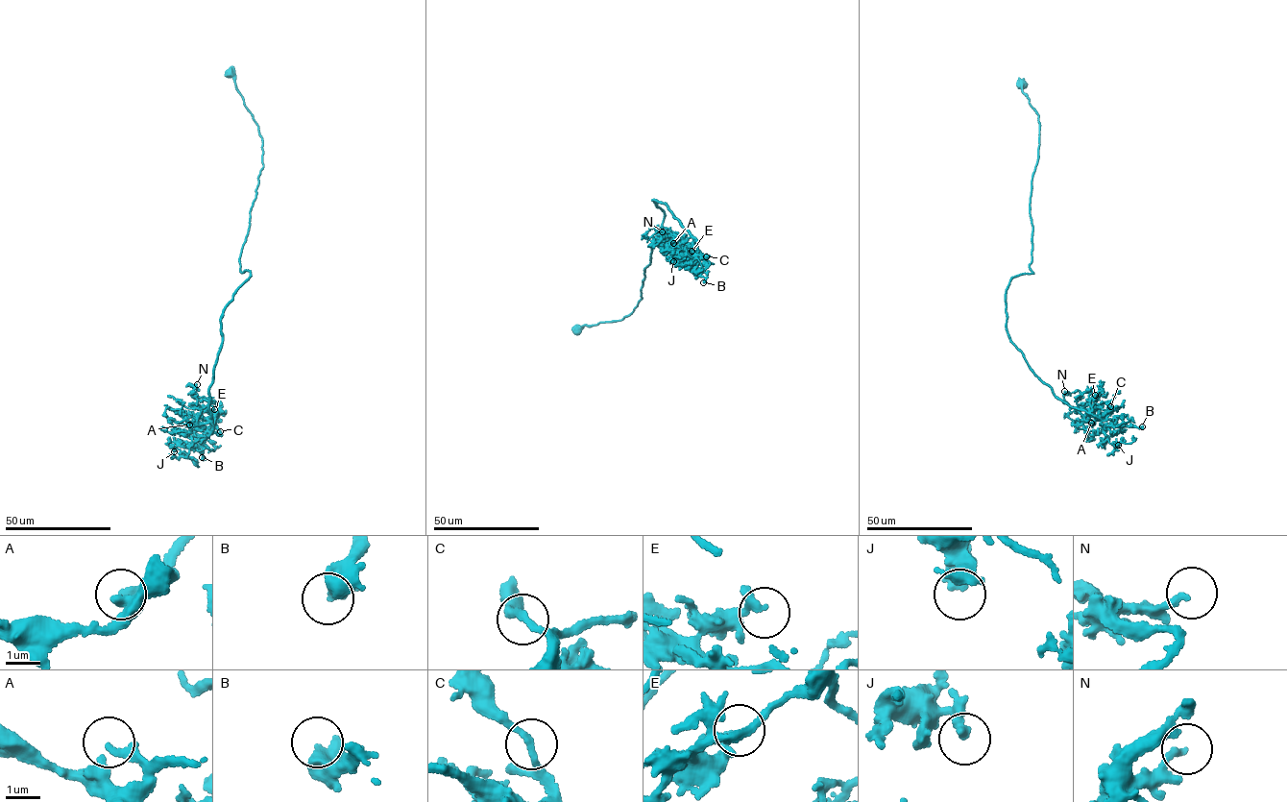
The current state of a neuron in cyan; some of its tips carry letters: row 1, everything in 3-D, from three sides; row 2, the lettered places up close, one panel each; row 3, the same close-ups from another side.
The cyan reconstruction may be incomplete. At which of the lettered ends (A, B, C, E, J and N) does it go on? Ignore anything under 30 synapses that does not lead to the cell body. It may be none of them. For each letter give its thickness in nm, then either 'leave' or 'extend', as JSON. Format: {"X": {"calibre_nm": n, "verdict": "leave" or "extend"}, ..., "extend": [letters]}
{"A": {"calibre_nm": 240, "verdict": "extend"}, "B": {"calibre_nm": 550, "verdict": "leave"}, "C": {"calibre_nm": 190, "verdict": "leave"}, "E": {"calibre_nm": 280, "verdict": "leave"}, "J": {"calibre_nm": 240, "verdict": "leave"}, "N": {"calibre_nm": 180, "verdict": "leave"}, "extend": ["A"]}

